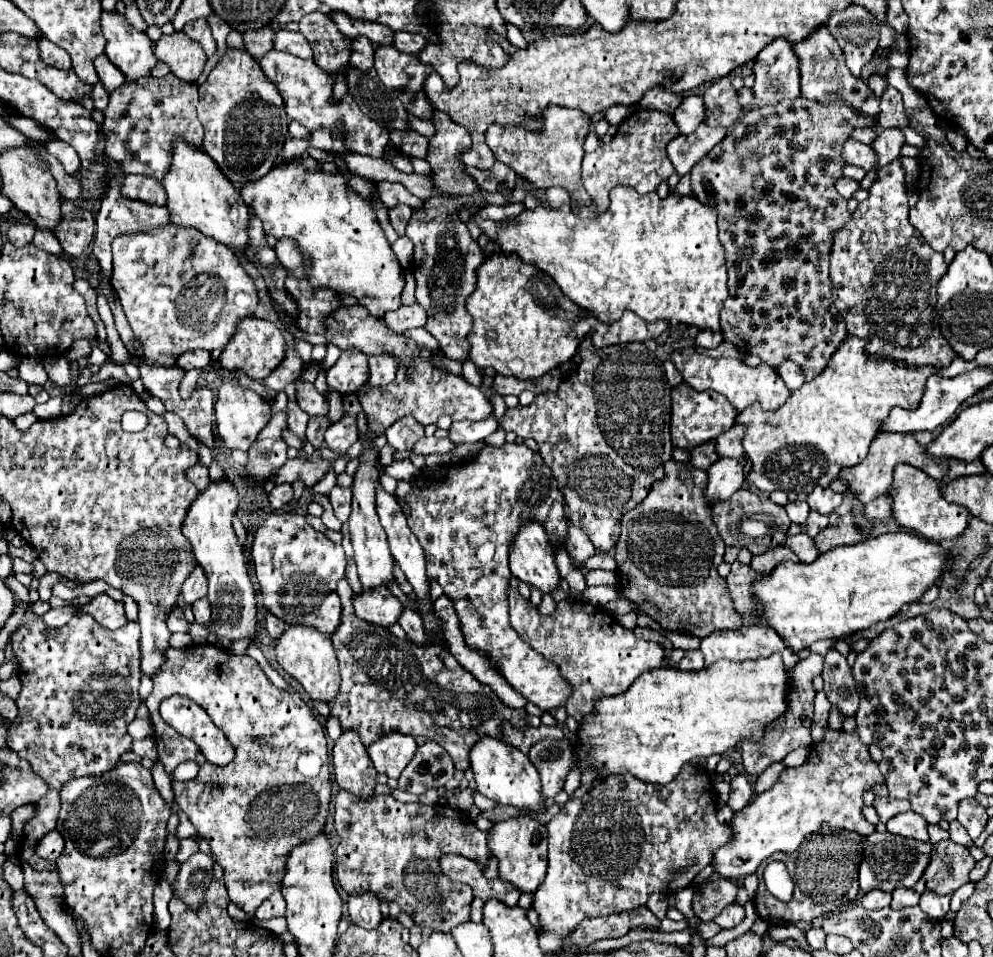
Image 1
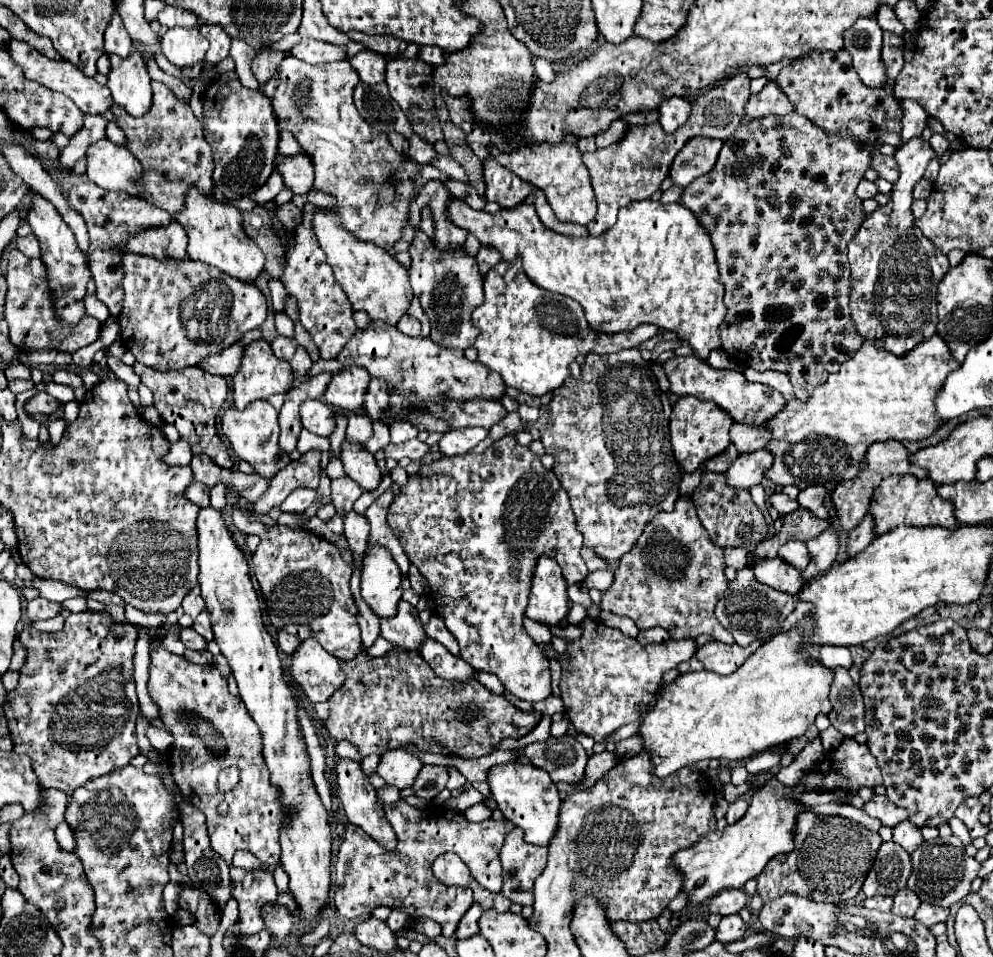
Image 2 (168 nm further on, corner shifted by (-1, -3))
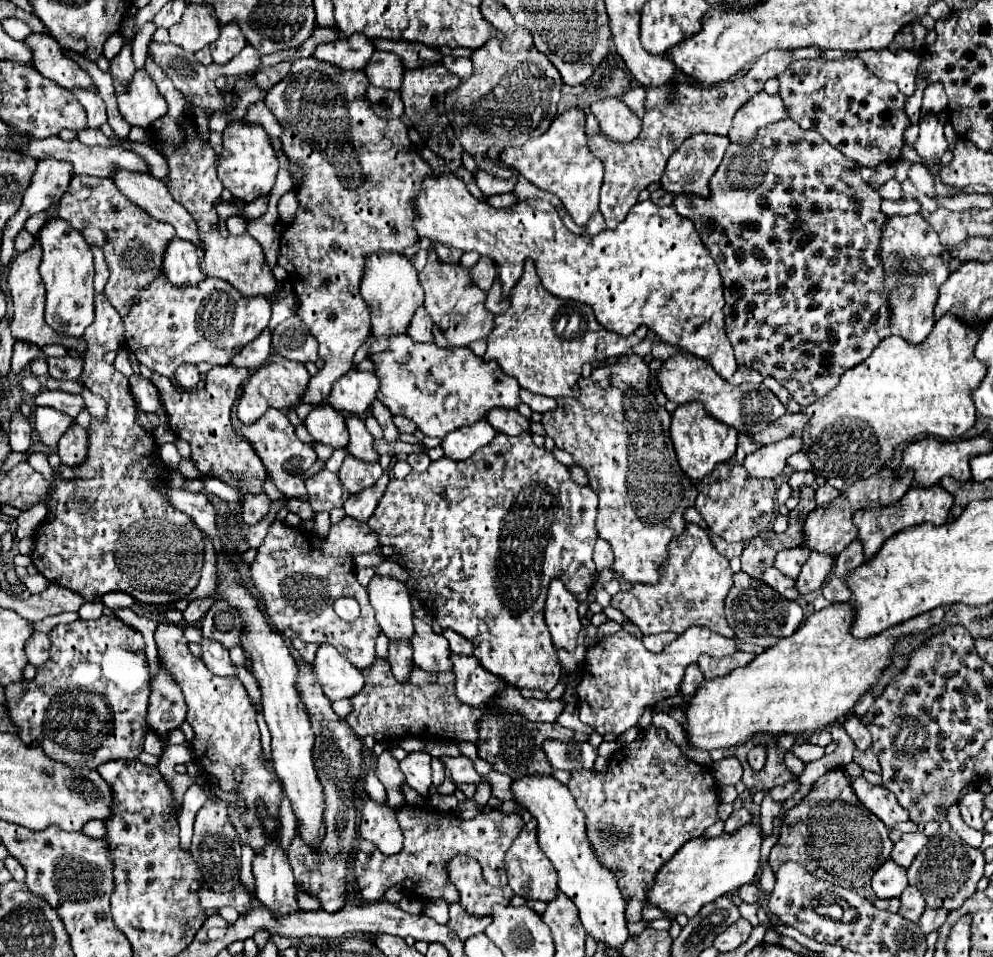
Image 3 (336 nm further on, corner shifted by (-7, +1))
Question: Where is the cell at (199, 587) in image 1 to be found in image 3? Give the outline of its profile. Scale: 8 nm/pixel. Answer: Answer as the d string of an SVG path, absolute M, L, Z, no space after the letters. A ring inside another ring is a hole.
M202 597L202 599L194 599L188 603L188 607L184 609L184 619L186 623L184 625L198 625L204 617L204 613L208 613L210 605L214 603L212 597Z

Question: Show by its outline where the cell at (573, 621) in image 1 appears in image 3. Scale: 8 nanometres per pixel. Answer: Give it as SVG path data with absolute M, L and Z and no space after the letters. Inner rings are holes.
M702 627L686 629L682 635L678 635L676 641L666 645L660 653L648 651L640 639L632 637L626 631L618 631L610 637L604 637L586 651L584 663L592 681L580 681L576 687L580 721L584 725L594 727L600 735L622 735L630 727L638 725L646 707L656 705L658 701L678 693L684 669L690 663L696 663L700 653L724 657L734 651L736 643L732 639L726 639Z

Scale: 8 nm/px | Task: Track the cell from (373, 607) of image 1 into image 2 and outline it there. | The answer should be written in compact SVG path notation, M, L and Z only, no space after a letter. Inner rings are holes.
M400 601L396 617L382 619L380 629L382 637L394 647L410 651L420 651L420 641L426 637L426 631L418 619L418 611L406 601Z

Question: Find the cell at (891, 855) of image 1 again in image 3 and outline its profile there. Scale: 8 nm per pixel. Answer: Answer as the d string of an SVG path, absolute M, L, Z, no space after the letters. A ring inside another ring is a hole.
M888 859L872 877L872 889L880 899L900 897L900 893L908 887L906 869L900 867L896 861Z

